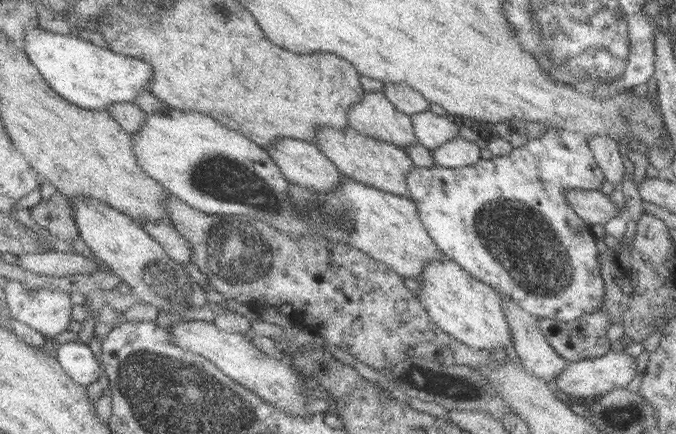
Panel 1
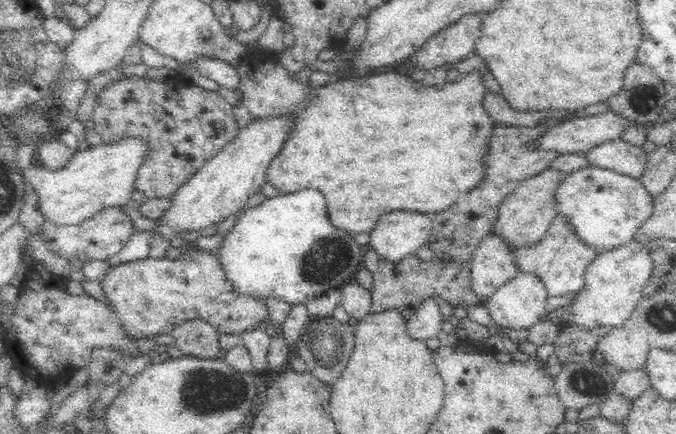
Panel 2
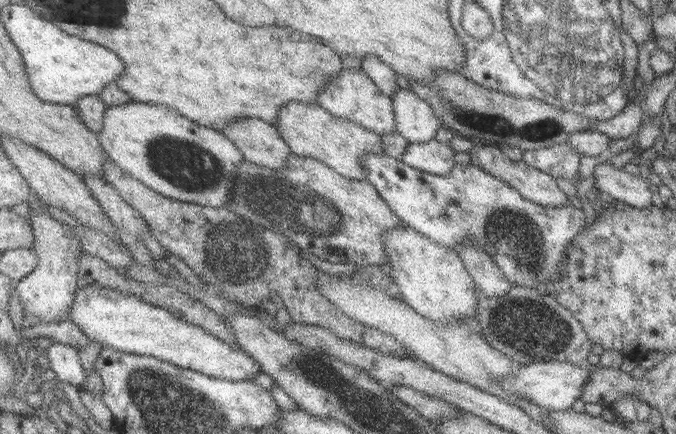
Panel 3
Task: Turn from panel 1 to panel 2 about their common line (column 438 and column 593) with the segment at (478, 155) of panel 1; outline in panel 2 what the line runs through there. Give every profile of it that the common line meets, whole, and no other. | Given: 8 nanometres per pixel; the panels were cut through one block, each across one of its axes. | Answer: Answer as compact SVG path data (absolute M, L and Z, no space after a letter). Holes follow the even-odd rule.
M623 139L601 144L589 150L587 155L594 166L638 178L644 174L649 159L642 145L636 146Z

